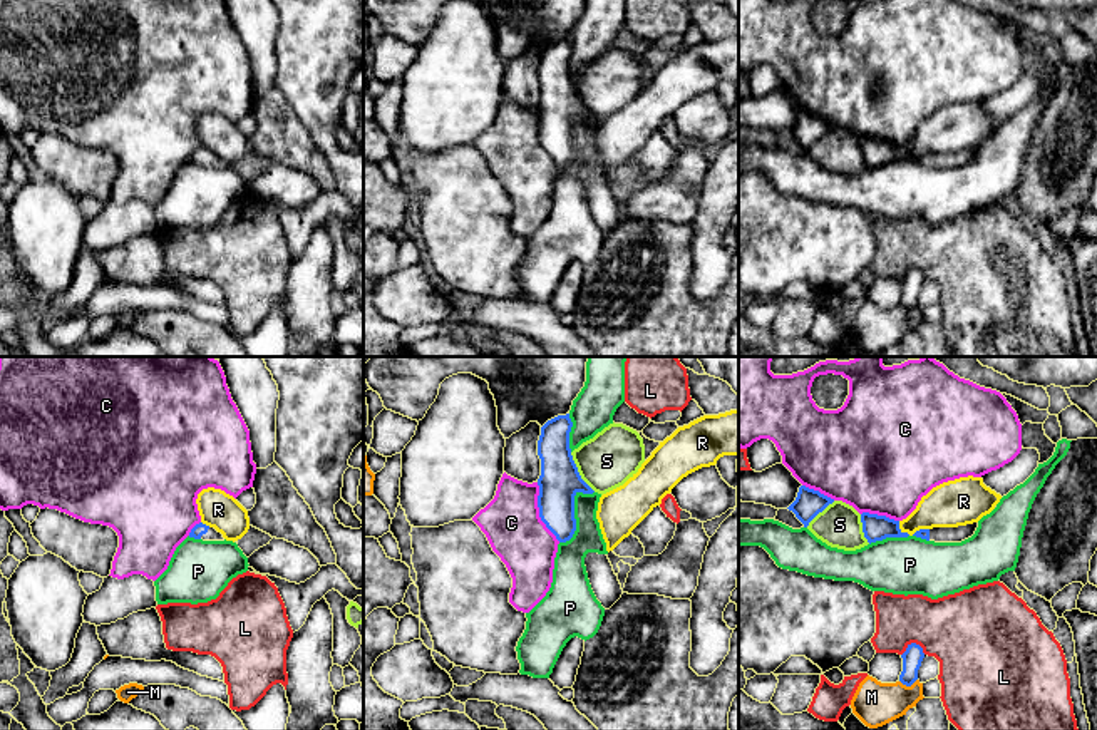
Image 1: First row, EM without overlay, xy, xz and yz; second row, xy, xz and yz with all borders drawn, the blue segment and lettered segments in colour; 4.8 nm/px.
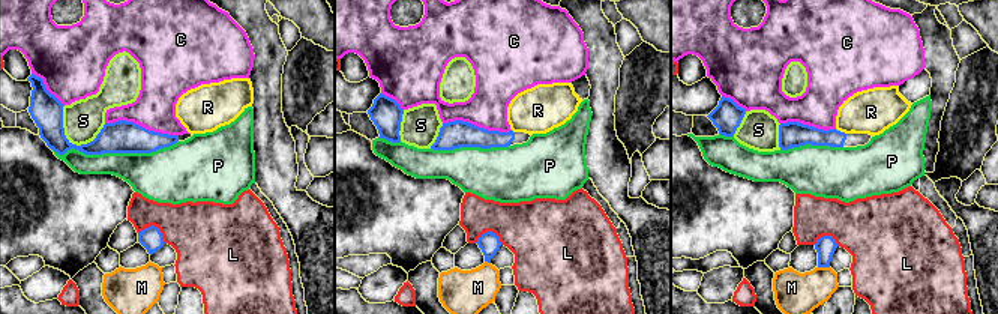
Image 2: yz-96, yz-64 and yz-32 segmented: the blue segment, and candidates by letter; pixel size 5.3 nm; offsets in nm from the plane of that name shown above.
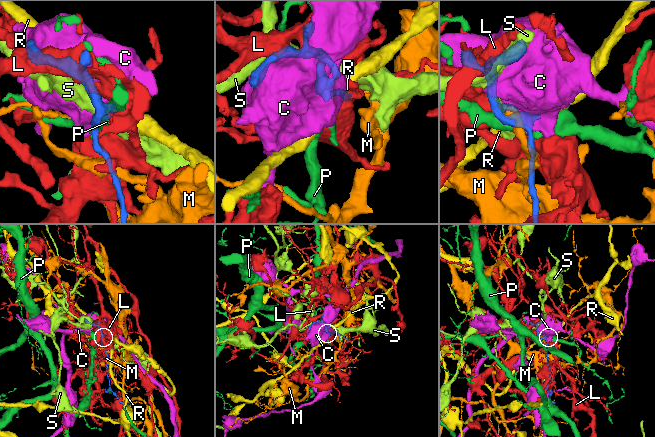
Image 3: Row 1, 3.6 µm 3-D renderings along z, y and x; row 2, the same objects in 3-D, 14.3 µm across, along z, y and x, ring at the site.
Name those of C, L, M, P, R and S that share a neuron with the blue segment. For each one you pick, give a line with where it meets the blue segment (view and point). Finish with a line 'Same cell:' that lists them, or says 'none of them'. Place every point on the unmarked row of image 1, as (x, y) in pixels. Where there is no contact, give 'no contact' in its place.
Same cell: none of them

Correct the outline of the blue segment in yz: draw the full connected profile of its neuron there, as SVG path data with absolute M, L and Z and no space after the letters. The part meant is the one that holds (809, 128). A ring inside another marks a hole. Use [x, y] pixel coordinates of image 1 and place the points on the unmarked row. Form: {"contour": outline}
{"contour": "M801 111L796 126L787 134L807 152L809 147L832 127L834 124L819 116Z"}

